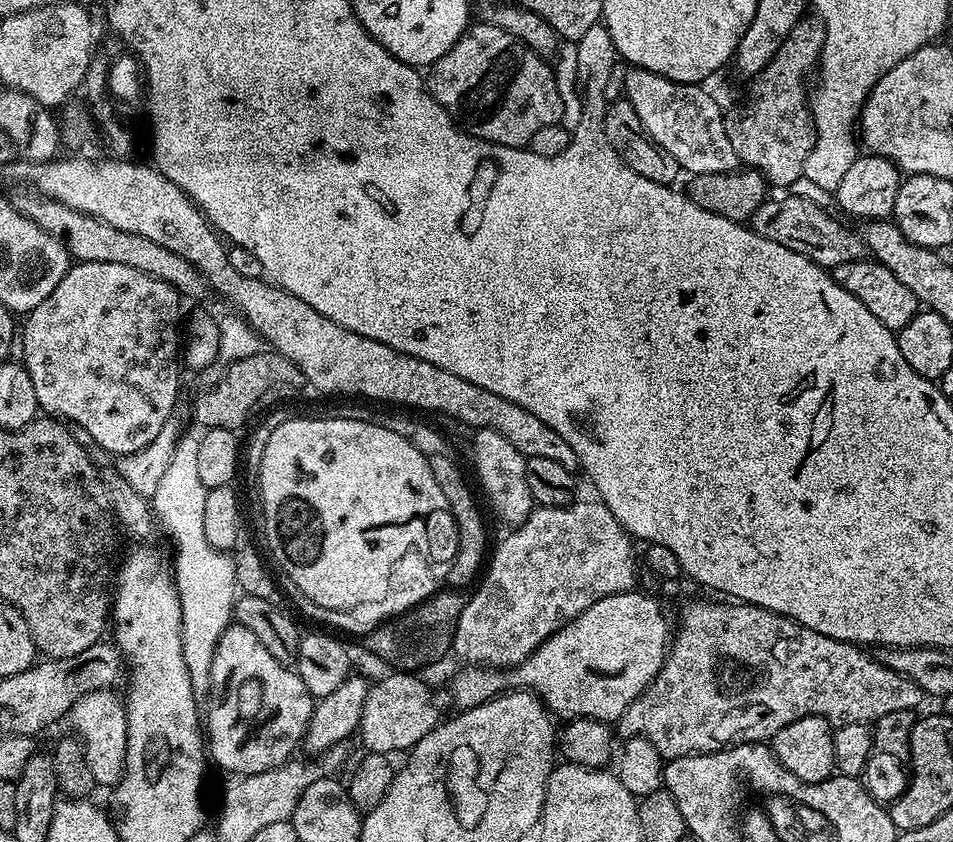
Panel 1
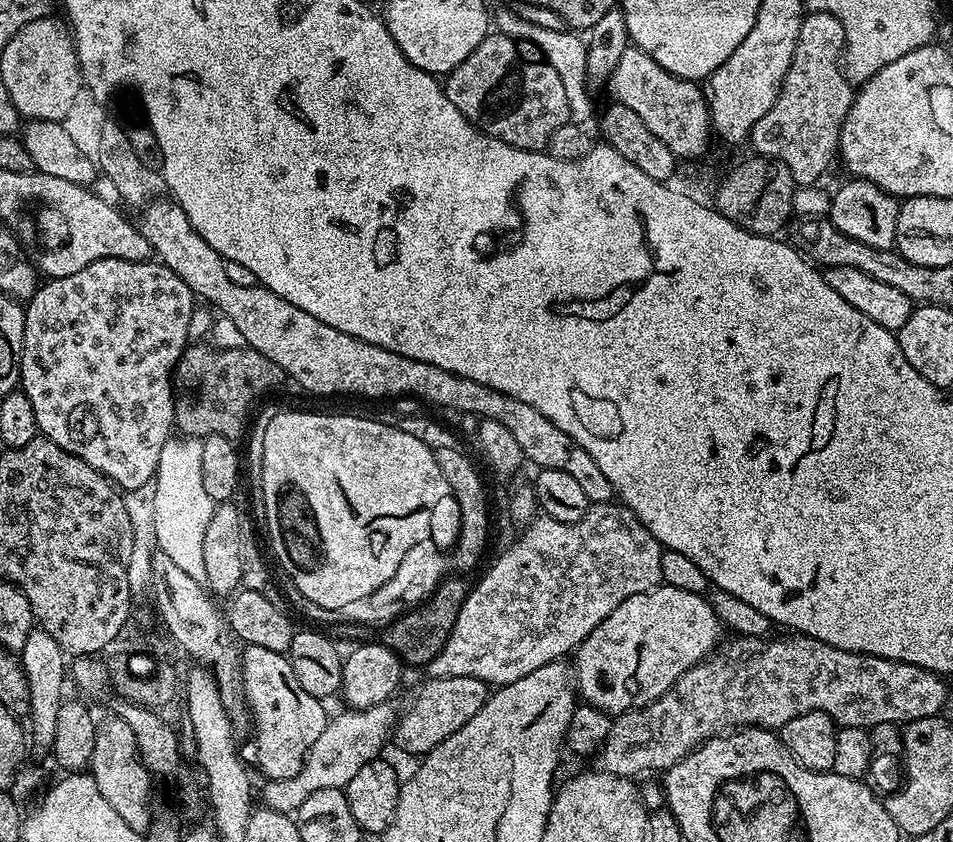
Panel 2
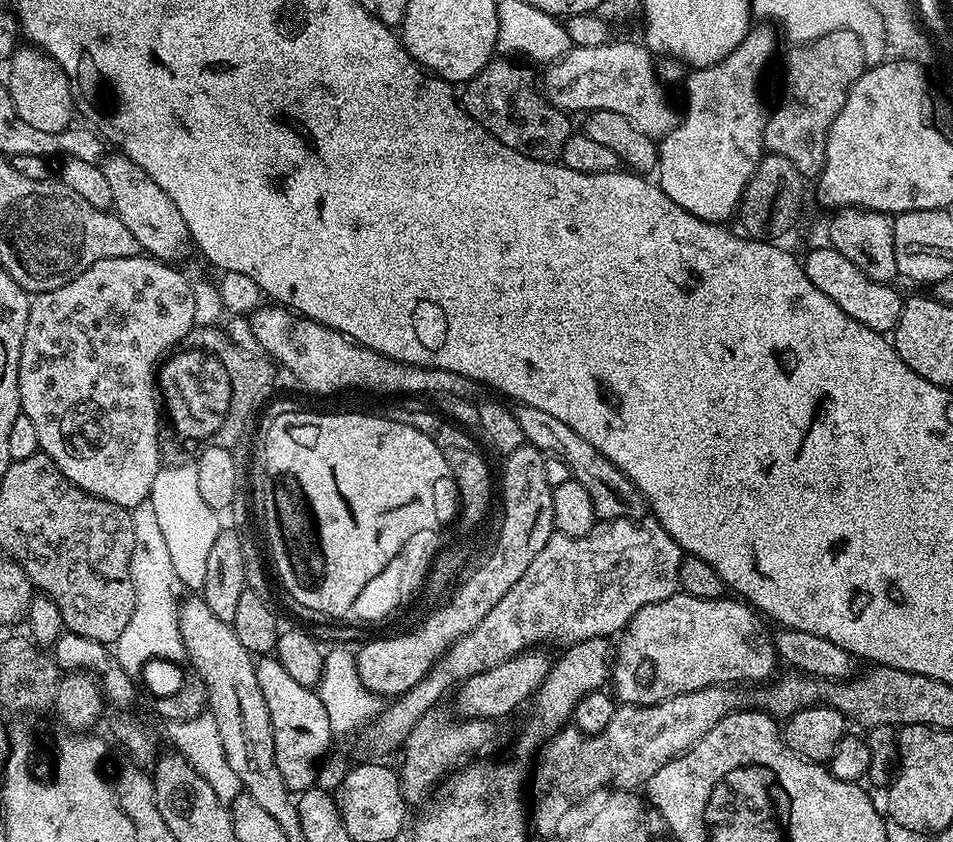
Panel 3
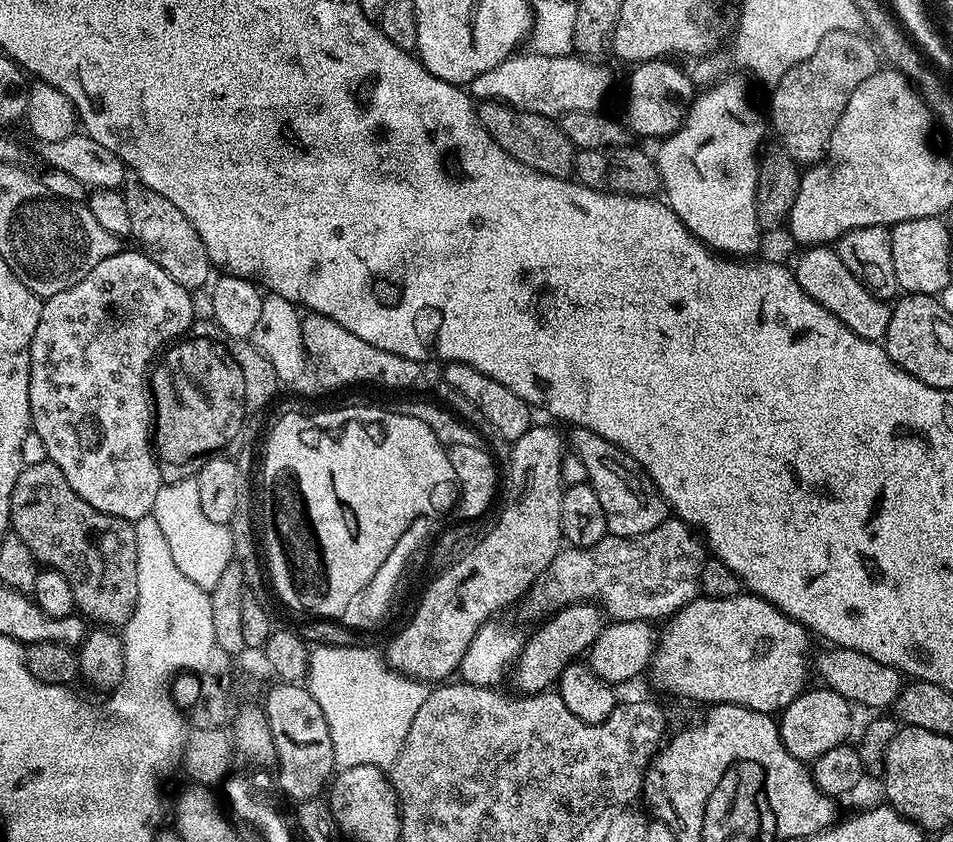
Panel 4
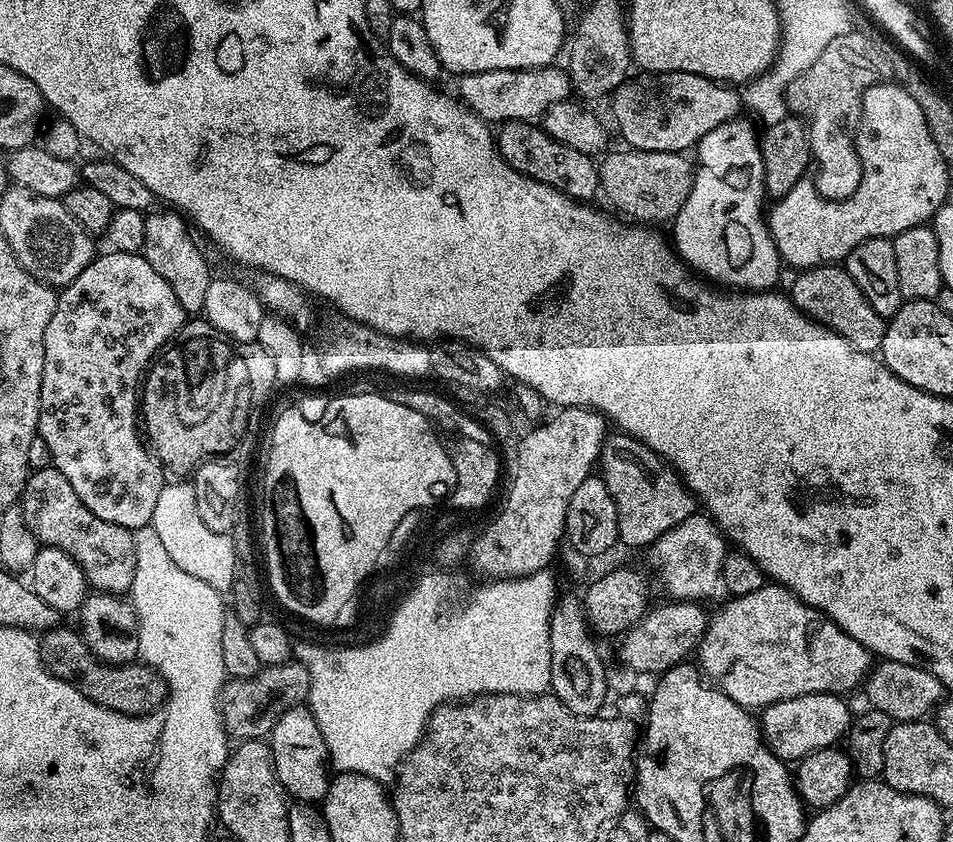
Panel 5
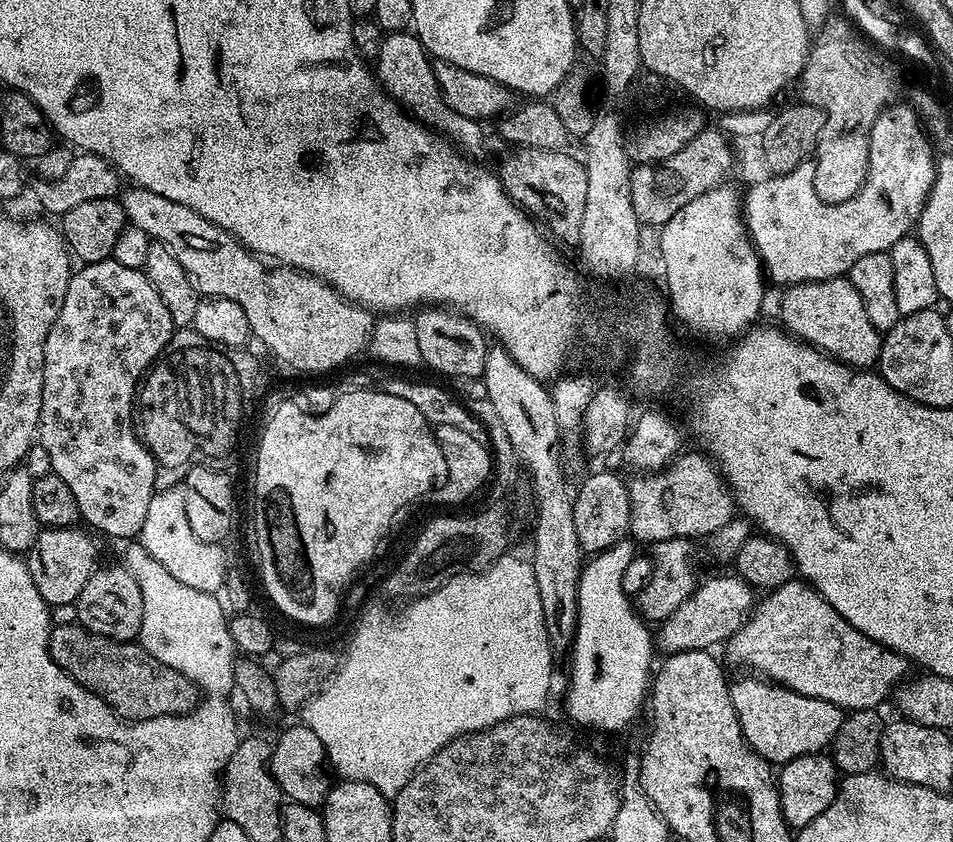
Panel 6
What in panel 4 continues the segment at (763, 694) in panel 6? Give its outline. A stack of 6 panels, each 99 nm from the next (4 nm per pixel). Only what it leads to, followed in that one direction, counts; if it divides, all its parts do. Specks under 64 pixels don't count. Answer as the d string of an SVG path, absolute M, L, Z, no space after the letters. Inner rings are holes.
M809 687L795 696L778 716L781 742L789 754L805 762L816 760L826 754L826 750L834 750L834 746L845 743L852 732L853 705L832 688L819 687Z

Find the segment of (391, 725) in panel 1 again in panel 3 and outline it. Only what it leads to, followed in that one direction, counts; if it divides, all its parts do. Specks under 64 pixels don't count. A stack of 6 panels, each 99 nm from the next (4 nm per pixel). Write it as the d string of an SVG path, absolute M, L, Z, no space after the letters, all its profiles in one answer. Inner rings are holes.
M547 651L520 652L506 662L498 662L498 666L490 666L490 670L468 677L459 685L456 708L461 713L457 713L464 718L479 718L489 722L497 722L503 716L510 715L519 704L535 697L536 691L544 684L544 679L554 663L553 657L548 657L544 652Z

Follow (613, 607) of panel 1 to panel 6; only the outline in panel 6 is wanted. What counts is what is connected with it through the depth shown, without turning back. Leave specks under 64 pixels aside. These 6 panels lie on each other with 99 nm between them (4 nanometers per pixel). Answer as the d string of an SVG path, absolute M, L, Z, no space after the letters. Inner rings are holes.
M793 578L781 588L773 588L764 601L753 607L748 621L726 642L727 663L736 668L748 668L749 673L759 674L763 679L780 684L783 688L806 694L810 698L822 698L842 710L857 708L879 709L884 699L891 697L901 687L904 675L910 669L909 661L894 650L884 648L878 642L866 638L862 630L854 630L823 594L800 578Z

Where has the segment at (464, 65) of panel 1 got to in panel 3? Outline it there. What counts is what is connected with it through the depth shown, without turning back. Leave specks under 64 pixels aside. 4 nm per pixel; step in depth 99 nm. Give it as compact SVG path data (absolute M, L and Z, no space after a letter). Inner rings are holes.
M508 58L488 61L473 80L463 85L464 111L478 122L498 142L518 150L531 160L555 161L566 146L566 138L574 134L569 113L556 108L538 87L538 76L520 64L511 64Z

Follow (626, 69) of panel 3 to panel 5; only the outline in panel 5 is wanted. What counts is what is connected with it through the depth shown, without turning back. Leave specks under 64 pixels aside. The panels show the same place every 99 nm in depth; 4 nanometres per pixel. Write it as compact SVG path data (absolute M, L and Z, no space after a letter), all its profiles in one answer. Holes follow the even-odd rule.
M556 67L465 72L459 77L458 96L475 116L493 125L499 126L506 120L532 122L543 117L545 110L550 106L569 99L572 81L569 80L567 71L563 67Z

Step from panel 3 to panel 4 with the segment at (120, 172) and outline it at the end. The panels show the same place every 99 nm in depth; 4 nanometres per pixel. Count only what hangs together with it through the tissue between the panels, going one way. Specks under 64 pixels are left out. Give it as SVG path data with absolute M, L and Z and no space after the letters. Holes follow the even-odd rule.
M143 186L129 187L124 192L124 201L126 202L126 211L130 213L130 226L132 227L131 239L136 239L139 251L145 256L149 256L155 264L162 266L178 286L189 290L197 290L204 283L209 283L208 275L214 272L212 259L206 254L206 246L194 230L190 218L170 202L170 198L162 198L154 190Z

